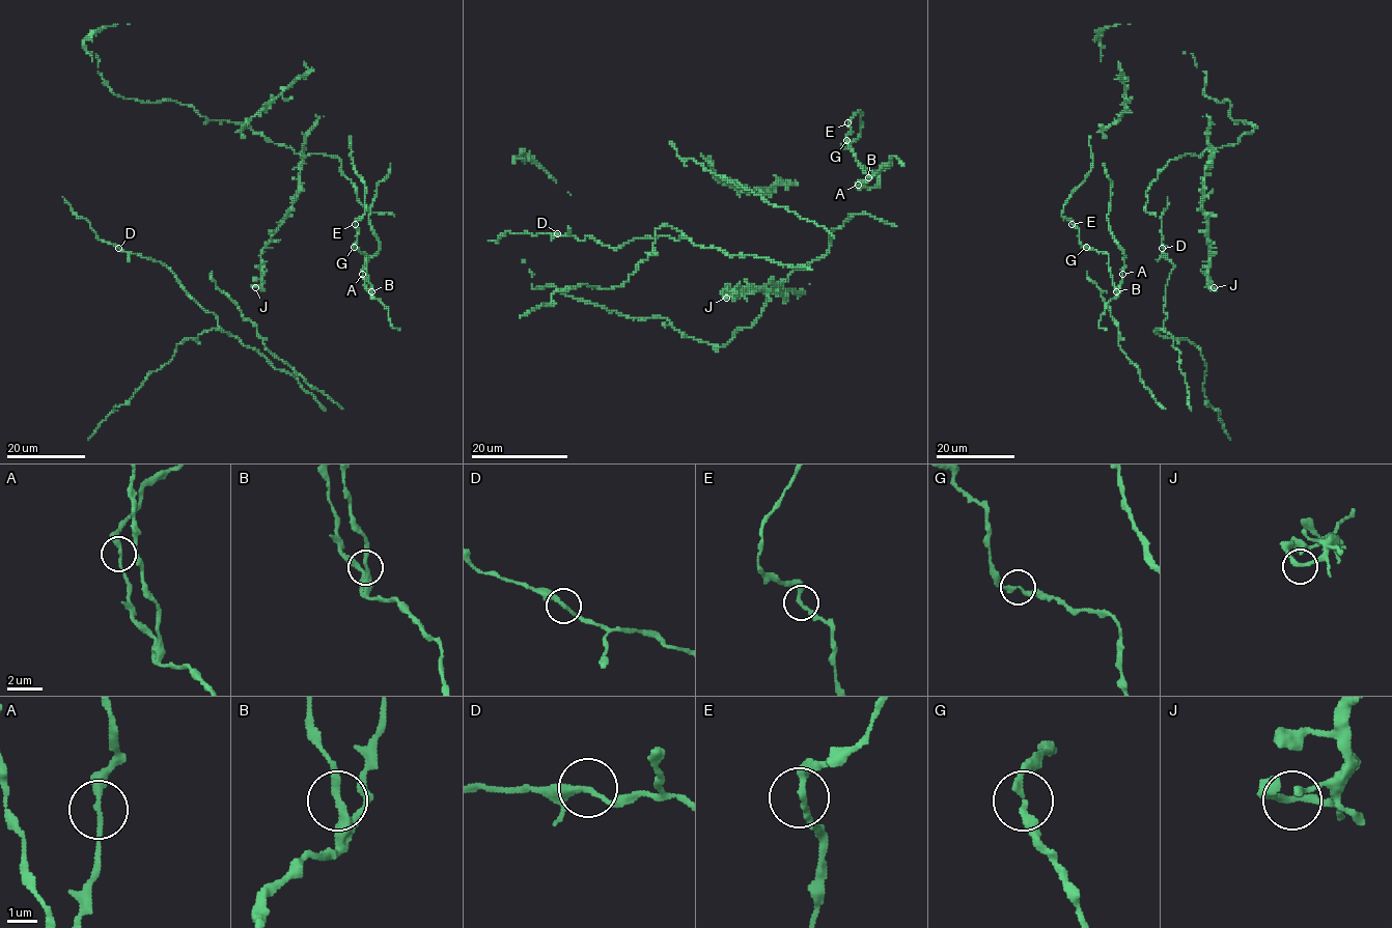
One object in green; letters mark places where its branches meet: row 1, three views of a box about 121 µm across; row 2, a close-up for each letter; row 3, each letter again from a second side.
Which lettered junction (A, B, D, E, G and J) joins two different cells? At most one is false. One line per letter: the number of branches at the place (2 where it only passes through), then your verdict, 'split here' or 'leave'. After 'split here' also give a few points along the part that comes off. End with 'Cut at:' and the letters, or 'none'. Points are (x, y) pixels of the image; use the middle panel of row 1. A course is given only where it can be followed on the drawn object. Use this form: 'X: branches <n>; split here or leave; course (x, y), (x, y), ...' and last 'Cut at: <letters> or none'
A: branches 2; leave
B: branches 2; leave
D: branches 2; leave
E: branches 2; leave
G: branches 2; leave
J: branches 2; leave
Cut at: none

